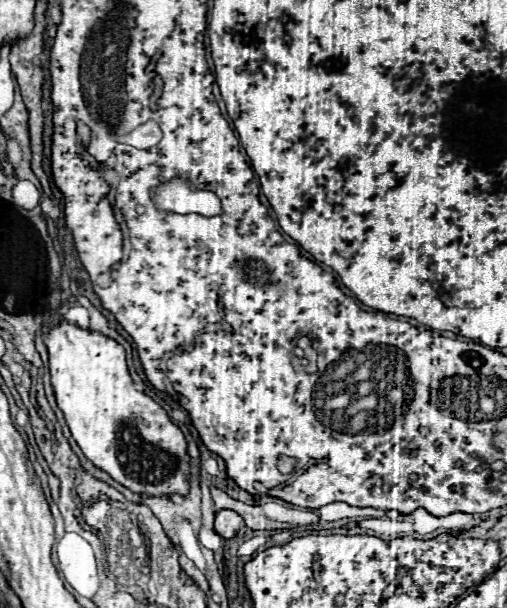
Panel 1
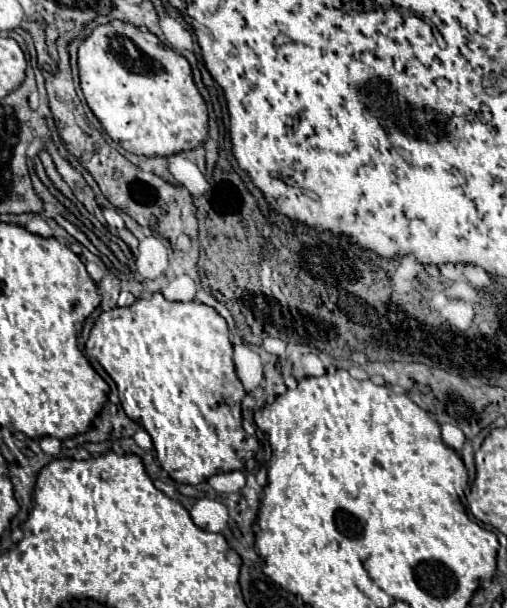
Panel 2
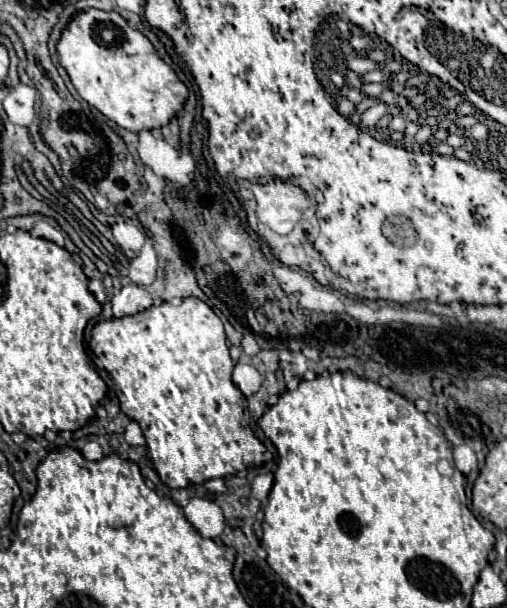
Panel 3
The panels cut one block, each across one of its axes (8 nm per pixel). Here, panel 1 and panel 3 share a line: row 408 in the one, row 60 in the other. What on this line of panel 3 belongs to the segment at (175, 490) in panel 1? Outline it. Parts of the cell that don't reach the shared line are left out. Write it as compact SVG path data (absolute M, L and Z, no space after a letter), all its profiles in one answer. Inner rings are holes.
M90 8L88 12L74 14L70 24L62 32L62 38L58 42L58 54L80 98L86 100L90 106L100 110L106 118L114 120L118 126L122 126L128 132L138 134L142 130L166 126L174 116L182 112L184 102L188 98L186 84L160 58L152 42L142 32L130 28L128 22L118 12L104 12L104 10Z

